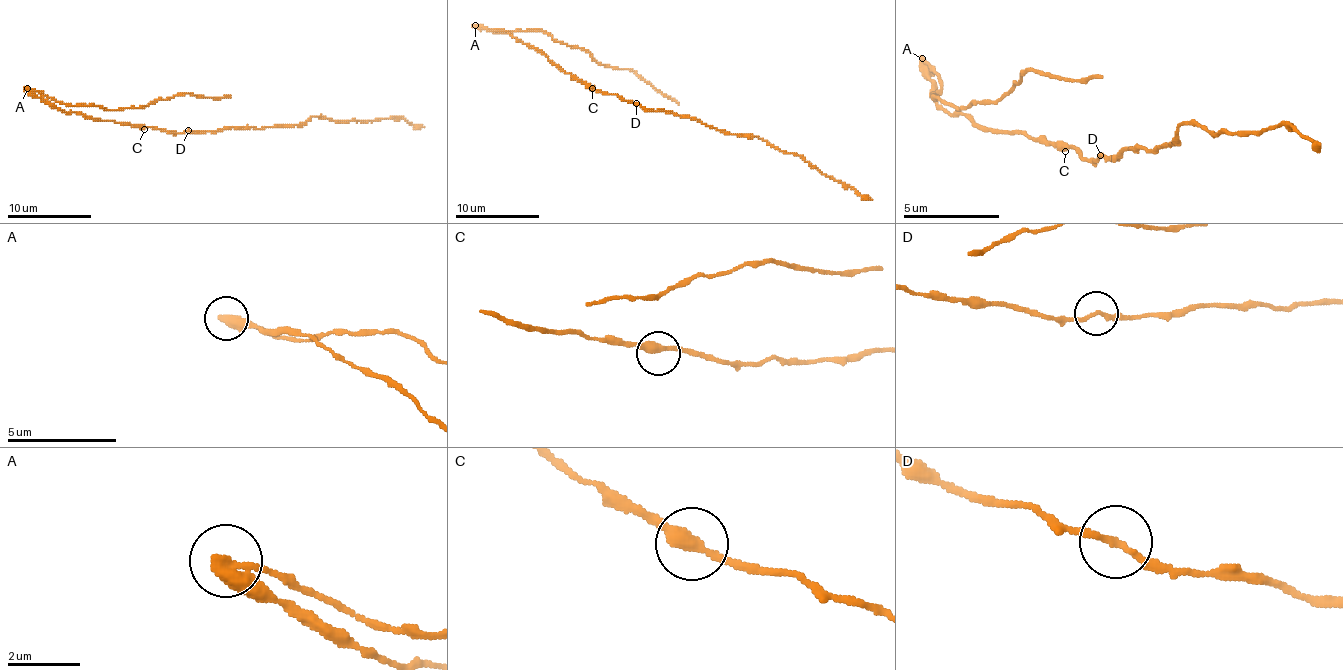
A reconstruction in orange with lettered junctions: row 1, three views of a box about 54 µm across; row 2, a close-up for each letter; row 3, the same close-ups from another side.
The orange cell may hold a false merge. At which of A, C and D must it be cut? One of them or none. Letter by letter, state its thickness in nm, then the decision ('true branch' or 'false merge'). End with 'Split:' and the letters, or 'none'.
A: calibre 360 nm; false merge
C: calibre 320 nm; true branch
D: calibre 170 nm; true branch
Split: A

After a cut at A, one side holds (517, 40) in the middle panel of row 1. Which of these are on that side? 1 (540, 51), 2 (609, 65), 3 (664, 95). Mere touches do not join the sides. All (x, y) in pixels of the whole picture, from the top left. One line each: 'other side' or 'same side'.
1: same side
2: other side
3: other side

